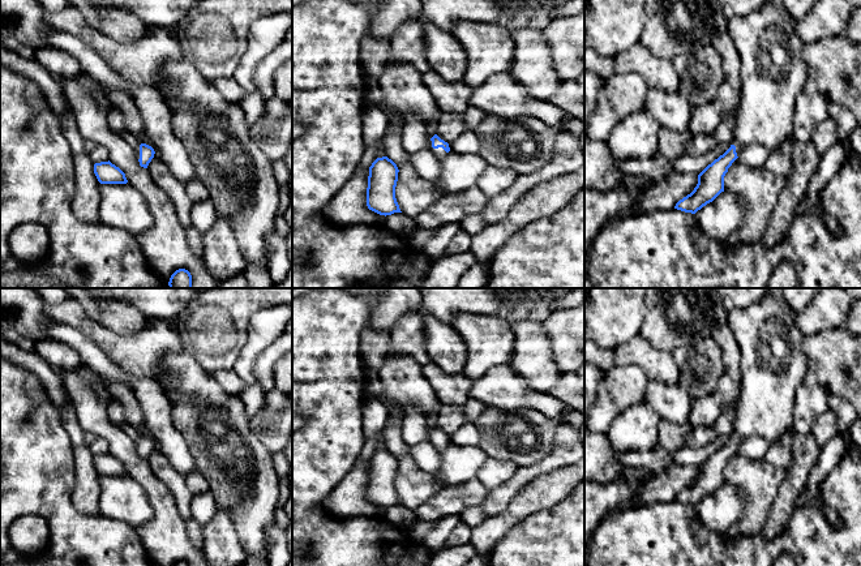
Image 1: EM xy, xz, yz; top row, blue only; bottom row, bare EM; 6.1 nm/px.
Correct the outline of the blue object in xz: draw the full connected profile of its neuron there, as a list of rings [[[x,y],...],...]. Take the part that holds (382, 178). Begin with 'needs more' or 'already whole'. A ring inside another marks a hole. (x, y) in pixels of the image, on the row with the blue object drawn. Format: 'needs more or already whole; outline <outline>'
already whole; outline [[[387,156],[377,158],[369,167],[367,206],[380,215],[402,213],[395,198],[398,167]]]

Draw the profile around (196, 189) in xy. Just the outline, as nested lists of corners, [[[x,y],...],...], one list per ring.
[[[197,179],[187,183],[185,190],[193,202],[201,202],[207,194],[206,186]]]

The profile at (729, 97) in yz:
[[[724,81],[718,90],[718,99],[723,107],[723,116],[733,113],[740,104],[740,93],[731,83]]]

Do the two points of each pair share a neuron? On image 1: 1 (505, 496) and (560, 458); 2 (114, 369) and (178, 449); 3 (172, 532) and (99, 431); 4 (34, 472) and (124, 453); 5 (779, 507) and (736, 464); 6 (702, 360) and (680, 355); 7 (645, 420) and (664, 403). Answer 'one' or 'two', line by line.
1: one
2: one
3: one
4: two
5: two
6: one
7: two

